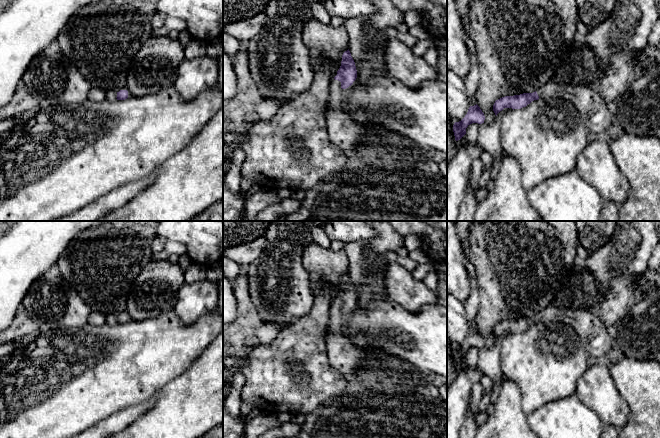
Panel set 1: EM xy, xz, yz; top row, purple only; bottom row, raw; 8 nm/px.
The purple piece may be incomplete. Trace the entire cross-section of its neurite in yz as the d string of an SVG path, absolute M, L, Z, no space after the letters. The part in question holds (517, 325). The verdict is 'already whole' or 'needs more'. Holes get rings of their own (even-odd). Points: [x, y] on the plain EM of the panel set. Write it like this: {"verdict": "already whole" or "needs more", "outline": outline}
{"verdict": "needs more", "outline": "M549 305L533 317L505 320L495 325L495 339L504 332L521 333L534 324L564 323L576 330L581 342L594 361L603 361L614 352L613 339L594 312L582 308L559 308Z"}

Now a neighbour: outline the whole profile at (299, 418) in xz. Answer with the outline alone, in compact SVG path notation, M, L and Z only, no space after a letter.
M296 412L291 414L290 422L298 425L302 425L306 420L306 414L301 412Z

